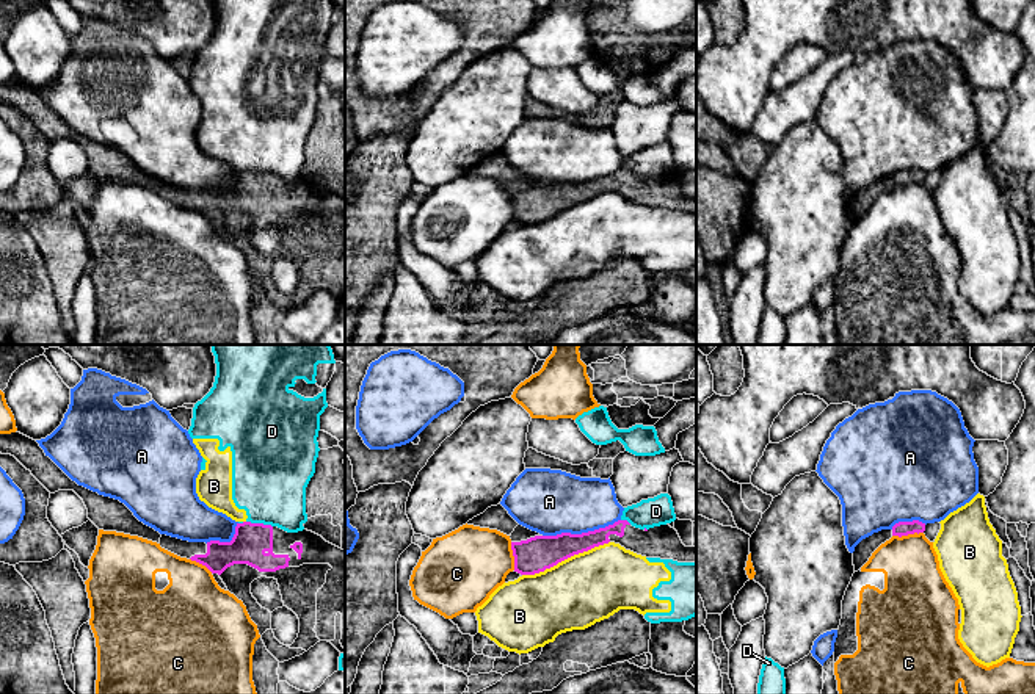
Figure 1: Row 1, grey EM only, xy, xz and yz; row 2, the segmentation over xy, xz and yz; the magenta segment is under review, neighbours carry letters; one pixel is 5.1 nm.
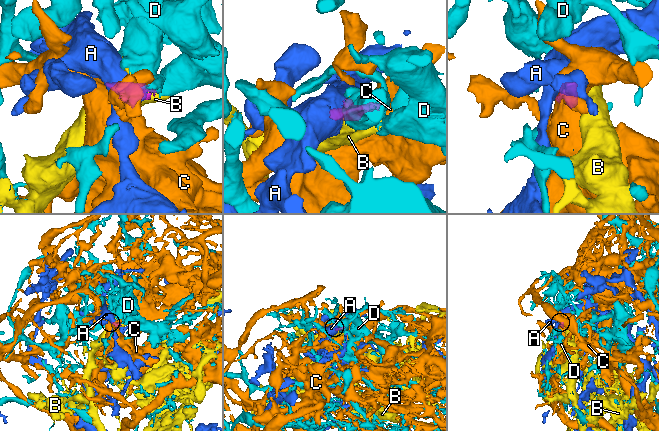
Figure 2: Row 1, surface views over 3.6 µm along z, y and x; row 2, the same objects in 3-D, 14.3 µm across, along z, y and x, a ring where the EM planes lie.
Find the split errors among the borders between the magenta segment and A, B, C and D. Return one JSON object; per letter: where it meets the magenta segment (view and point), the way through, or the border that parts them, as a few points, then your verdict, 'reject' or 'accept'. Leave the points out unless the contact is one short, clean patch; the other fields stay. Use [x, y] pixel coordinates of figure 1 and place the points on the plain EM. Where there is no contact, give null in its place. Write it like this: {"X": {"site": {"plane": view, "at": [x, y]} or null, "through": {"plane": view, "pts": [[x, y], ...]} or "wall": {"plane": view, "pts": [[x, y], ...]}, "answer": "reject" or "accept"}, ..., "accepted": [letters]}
{"A": {"site": {"plane": "xz", "at": [582, 182]}, "answer": "reject"}, "B": {"site": {"plane": "xz", "at": [565, 207]}, "answer": "reject"}, "C": {"site": {"plane": "yz", "at": [907, 184]}, "answer": "reject"}, "D": {"site": {"plane": "xy", "at": [259, 173]}, "wall": {"plane": "xy", "pts": [[246, 169], [272, 176]]}, "answer": "reject"}, "accepted": []}

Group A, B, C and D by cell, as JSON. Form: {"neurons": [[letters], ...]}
{"neurons": [["A"], ["B", "D"], ["C"]]}

